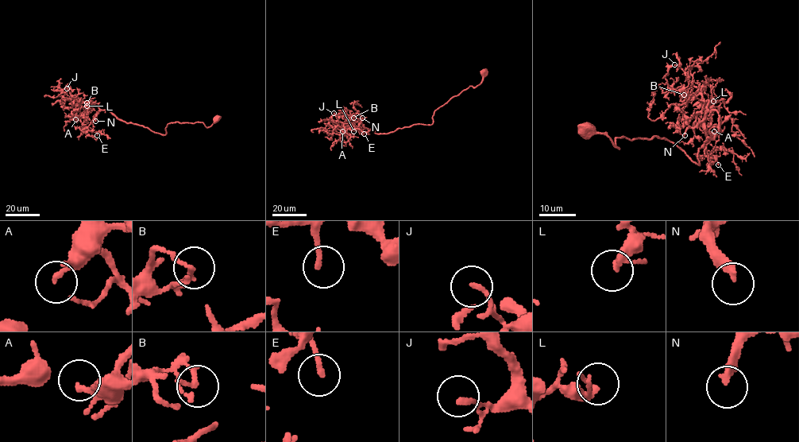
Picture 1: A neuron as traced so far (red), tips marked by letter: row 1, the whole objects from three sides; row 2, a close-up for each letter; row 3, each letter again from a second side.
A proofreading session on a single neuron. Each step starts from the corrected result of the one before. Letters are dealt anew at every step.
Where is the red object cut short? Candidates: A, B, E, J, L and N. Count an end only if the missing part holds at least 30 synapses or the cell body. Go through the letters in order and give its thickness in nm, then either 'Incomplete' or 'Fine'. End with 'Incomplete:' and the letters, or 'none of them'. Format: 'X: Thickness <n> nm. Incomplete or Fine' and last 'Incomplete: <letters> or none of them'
A: Thickness 160 nm. Fine
B: Thickness 180 nm. Fine
E: Thickness 180 nm. Incomplete
J: Thickness 160 nm. Fine
L: Thickness 240 nm. Fine
N: Thickness 260 nm. Incomplete
Incomplete: E, N

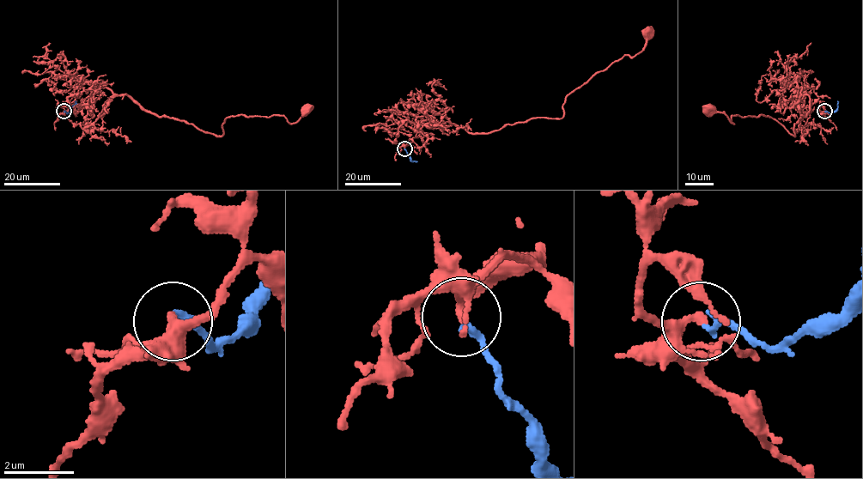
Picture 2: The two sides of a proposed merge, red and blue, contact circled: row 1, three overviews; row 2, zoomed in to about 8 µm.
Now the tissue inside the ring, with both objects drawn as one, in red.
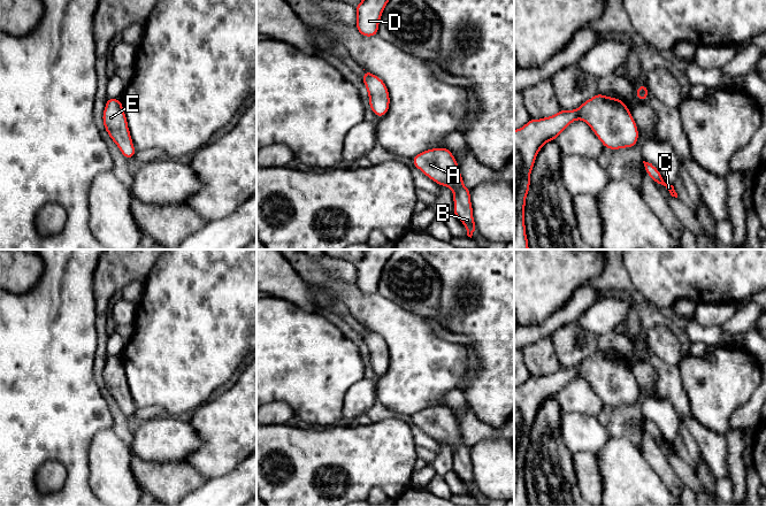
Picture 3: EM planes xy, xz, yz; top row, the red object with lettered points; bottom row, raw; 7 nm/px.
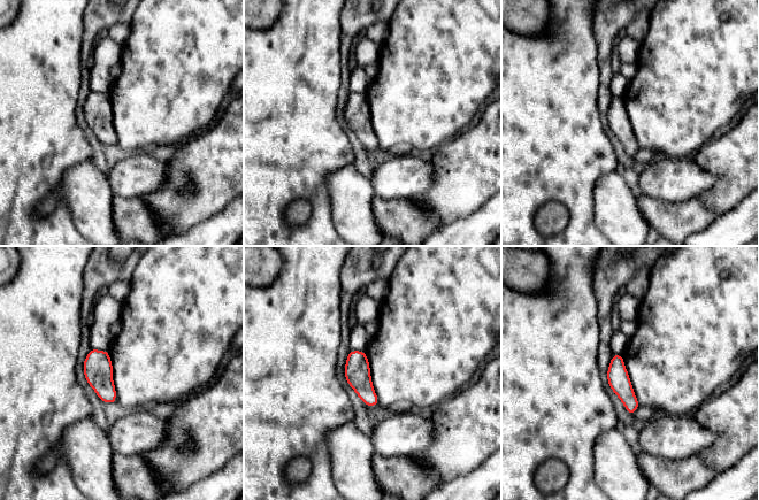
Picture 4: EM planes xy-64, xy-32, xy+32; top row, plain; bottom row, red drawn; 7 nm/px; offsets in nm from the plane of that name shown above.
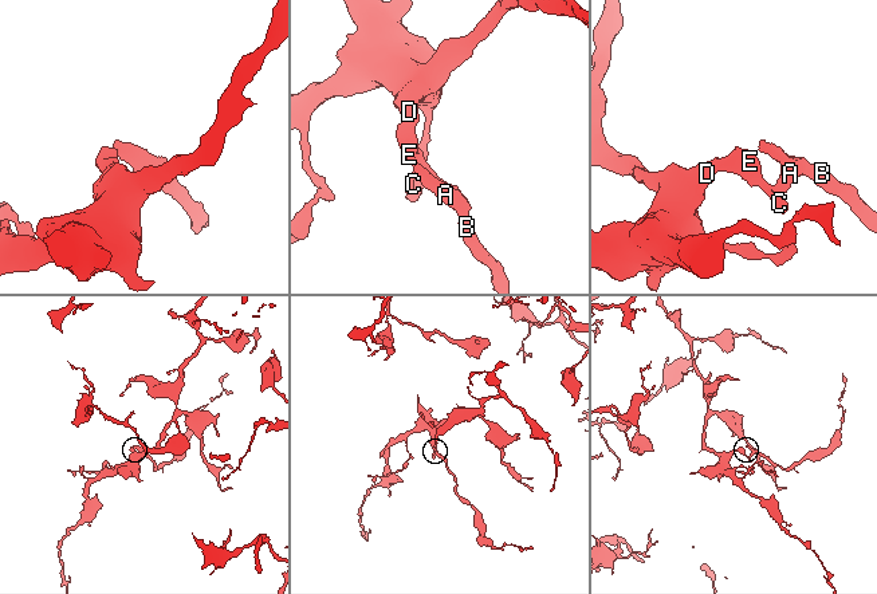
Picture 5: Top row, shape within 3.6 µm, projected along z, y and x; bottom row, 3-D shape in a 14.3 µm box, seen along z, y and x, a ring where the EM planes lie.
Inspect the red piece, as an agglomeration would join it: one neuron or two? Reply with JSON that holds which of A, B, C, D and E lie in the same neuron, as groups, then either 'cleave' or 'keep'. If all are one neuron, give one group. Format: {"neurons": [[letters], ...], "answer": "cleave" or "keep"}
{"neurons": [["A", "B", "C", "D", "E"]], "answer": "keep"}

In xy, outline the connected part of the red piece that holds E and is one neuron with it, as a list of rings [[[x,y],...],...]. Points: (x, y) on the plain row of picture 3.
[[[107,356],[102,379],[108,393],[117,402],[123,414],[127,417],[133,415],[137,408],[132,401],[121,356]]]

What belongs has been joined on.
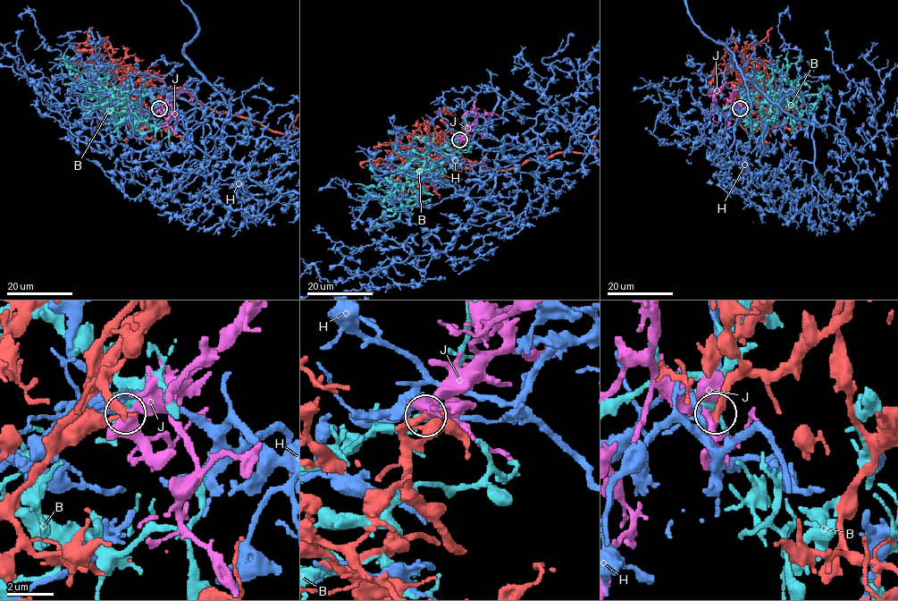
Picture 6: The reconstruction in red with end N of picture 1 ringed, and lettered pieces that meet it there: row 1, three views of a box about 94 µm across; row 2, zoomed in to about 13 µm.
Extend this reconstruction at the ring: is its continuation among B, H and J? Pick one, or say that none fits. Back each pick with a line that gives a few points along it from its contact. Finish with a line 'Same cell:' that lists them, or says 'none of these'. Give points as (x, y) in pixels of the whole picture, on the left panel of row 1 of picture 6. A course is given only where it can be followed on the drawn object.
J: Its course: (159, 108), (170, 102), (163, 109), (163, 104), (170, 97), (181, 92), (194, 93), (198, 86)
Same cell: J

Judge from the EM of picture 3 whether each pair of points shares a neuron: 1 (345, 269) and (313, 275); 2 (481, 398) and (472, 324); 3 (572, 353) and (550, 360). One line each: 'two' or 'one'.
1: one
2: one
3: two

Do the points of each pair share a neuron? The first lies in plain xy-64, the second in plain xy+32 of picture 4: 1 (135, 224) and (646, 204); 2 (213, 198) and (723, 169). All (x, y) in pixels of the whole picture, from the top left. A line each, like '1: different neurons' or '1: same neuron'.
1: same neuron
2: same neuron

